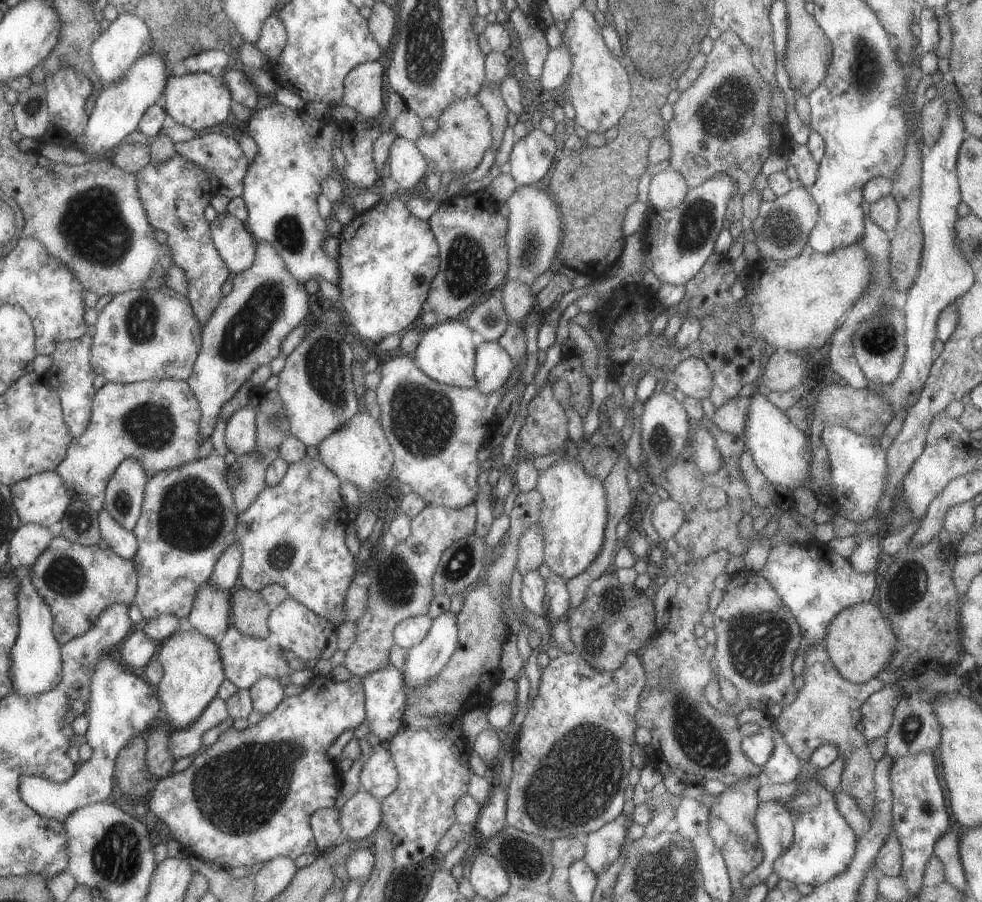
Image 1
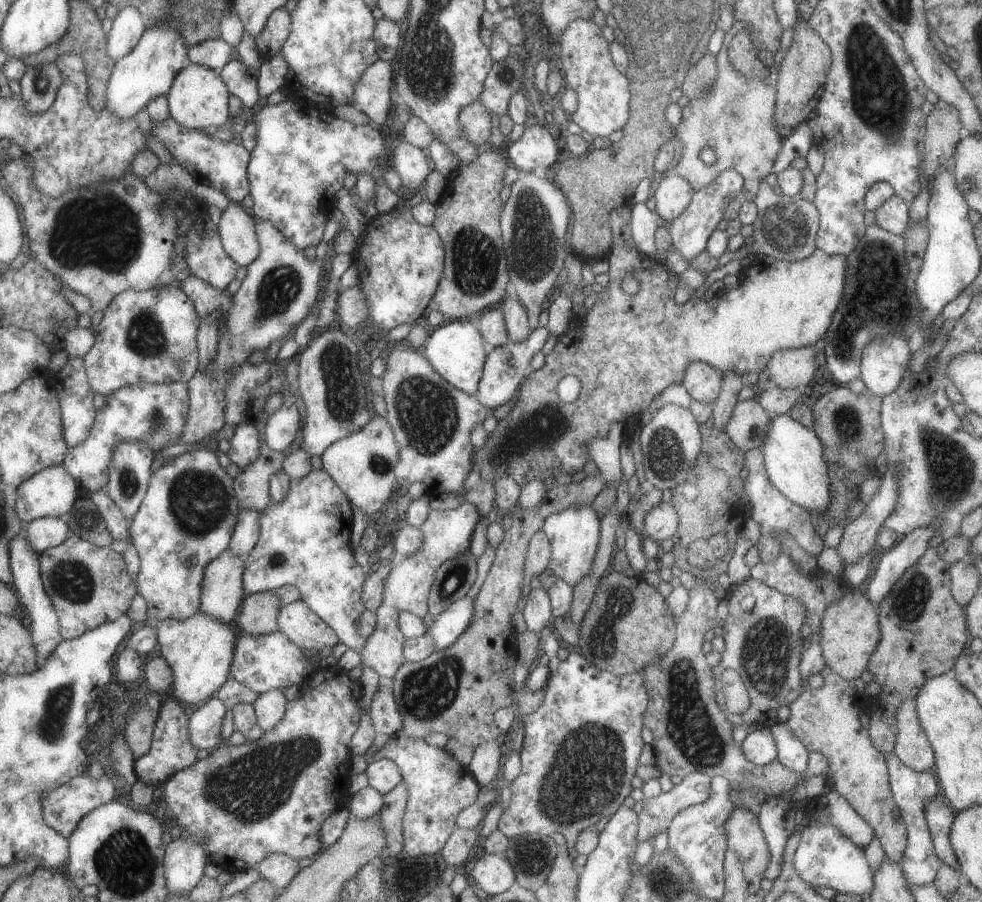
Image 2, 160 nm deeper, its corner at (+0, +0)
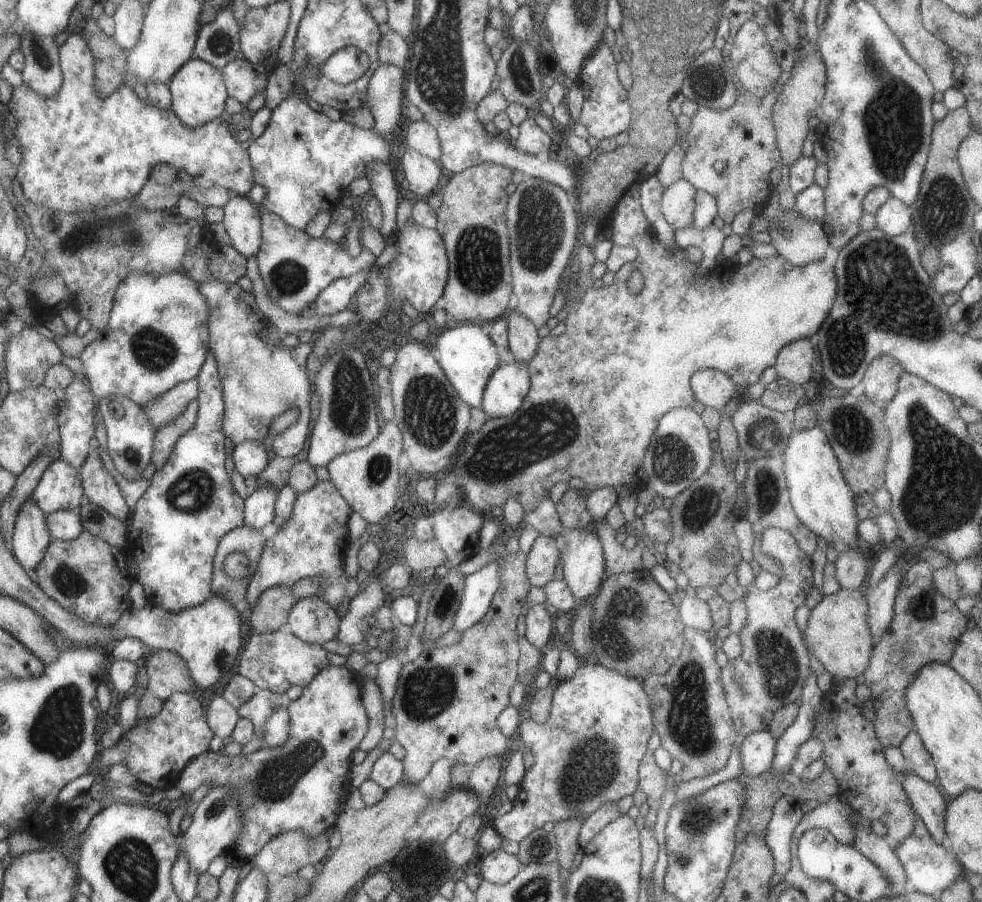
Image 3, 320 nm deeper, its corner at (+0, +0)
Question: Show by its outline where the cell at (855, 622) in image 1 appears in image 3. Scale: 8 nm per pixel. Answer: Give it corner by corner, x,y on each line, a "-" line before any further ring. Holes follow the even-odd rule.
841,588
835,594
823,595
819,604
810,611
805,626
804,644
807,653
816,658
832,678
855,679
863,674
874,646
867,625
866,596
857,589

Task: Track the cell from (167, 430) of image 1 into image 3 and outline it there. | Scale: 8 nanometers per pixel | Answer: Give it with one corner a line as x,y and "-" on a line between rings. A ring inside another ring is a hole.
191,378
191,380
173,386
167,392
163,392
161,396
155,396
147,404
141,404
139,408
147,416
151,428
154,428
155,432
157,432
159,426
169,424
171,420
175,420
175,418
183,414
187,404
191,400
198,399
198,393
197,380

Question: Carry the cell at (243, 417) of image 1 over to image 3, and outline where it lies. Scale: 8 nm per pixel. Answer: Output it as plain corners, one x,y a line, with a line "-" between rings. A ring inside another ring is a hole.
243,440
235,444
232,458
234,469
241,477
261,474
261,470
267,466
267,447
268,443
255,440

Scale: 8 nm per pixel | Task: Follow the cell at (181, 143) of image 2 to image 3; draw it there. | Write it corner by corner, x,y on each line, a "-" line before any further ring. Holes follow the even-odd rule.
72,34
68,36
68,40
60,47
60,55
65,82
63,82
59,94
55,94
55,96
41,96
41,94
37,94
31,86
27,86
27,84
24,83
23,86
13,88
12,97
8,102
9,110
17,116
17,122
15,122
15,128
13,128
13,134
15,134
14,138
17,140
16,145
21,148
21,152
23,152
23,163
17,177
22,183
25,195
31,202
35,202
35,204
39,204
39,206
45,206
45,208
49,208
50,210
57,210
57,212
71,212
71,214
77,214
77,212
91,212
91,210
95,210
95,208
105,208
105,206
113,204
115,200
132,200
138,195
139,190
142,190
143,186
146,185
146,181
149,179
151,166
154,166
156,163
164,163
173,166
176,170
183,170
191,177
190,180
200,188
208,188
217,185
221,186
221,188
225,188
231,195
248,195
249,190
255,185
250,159
245,148
241,148
240,142
235,140
235,129
232,125
229,126
227,123
221,122
218,117
201,126
195,126
195,128
183,126
170,108
163,110
162,108
155,108
155,106
148,101
141,102
135,94
133,87
126,84
120,85
109,98
101,98
101,96
97,94
97,88
95,88
95,56
93,52
91,52
89,42
87,42
87,38
85,38
83,34

